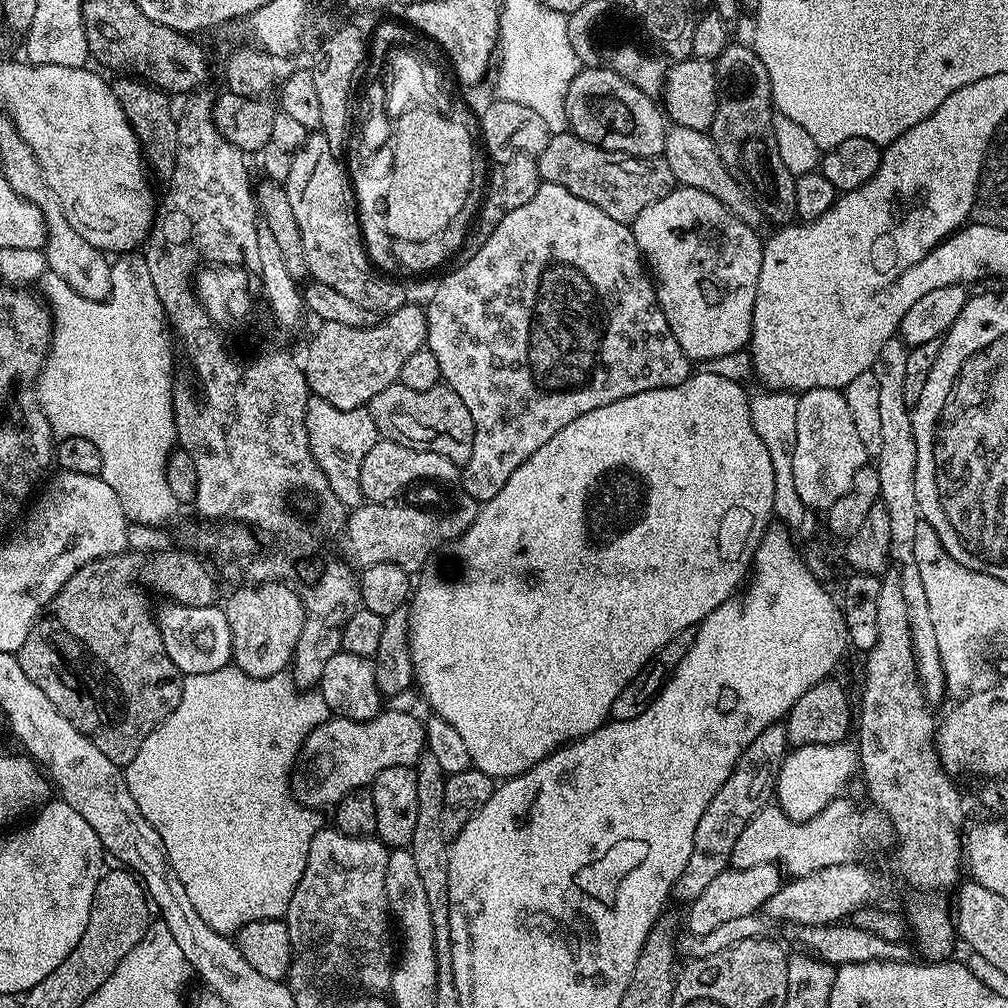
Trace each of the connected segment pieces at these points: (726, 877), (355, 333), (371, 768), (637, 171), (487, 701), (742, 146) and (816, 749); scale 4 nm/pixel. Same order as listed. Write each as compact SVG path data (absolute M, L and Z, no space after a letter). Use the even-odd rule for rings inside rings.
M759 864L749 868L729 866L722 874L718 874L718 878L714 878L714 882L710 882L710 886L706 886L706 890L702 890L702 894L698 894L696 900L691 901L688 920L686 916L687 931L694 936L701 936L724 925L727 920L757 915L770 894L780 889L781 883L781 869L774 864Z
M406 302L377 319L370 328L341 326L339 322L323 322L319 327L302 359L309 393L326 398L326 402L330 402L330 406L338 406L338 410L354 410L365 407L374 394L382 394L386 386L399 381L406 358L425 347L428 318L421 305L419 308Z
M382 710L369 720L341 720L329 718L313 730L303 744L300 745L300 755L296 758L296 767L290 772L290 787L292 797L303 808L317 810L331 809L339 804L340 799L350 794L355 788L368 788L382 770L390 766L415 766L420 756L426 750L424 742L424 724L416 716L408 712L388 712Z
M570 130L549 135L546 150L542 150L535 161L543 183L570 190L570 194L590 202L590 206L598 206L598 210L603 210L605 214L610 214L614 222L626 225L631 225L638 214L646 210L646 206L666 198L666 194L670 194L678 186L670 166L663 159L611 152L578 138Z
M697 371L678 386L642 390L642 394L618 398L618 402L610 402L610 406L598 406L598 410L574 418L574 422L562 426L546 446L538 446L538 450L506 478L506 486L502 486L494 498L481 503L474 526L451 545L452 569L449 572L425 571L419 577L420 585L417 588L415 585L410 596L408 618L408 649L412 655L414 684L417 689L420 687L431 711L458 730L462 742L466 742L466 750L470 750L472 767L479 772L493 778L516 776L546 759L548 753L598 730L611 717L614 698L626 690L630 681L653 658L659 657L666 642L682 634L682 630L695 629L710 613L718 610L718 606L737 595L753 567L760 539L774 520L774 466L770 466L770 454L760 446L752 425L750 396L744 393L744 388L738 381Z
M729 42L722 50L722 54L714 61L718 77L718 103L710 135L722 162L730 170L730 174L739 184L744 186L744 191L752 198L755 211L761 217L773 220L773 225L784 226L796 216L796 199L794 186L796 177L782 166L782 158L778 155L778 142L774 138L772 129L773 102L770 78L766 74L766 66L758 58L758 54L751 47L744 44Z
M849 743L804 746L789 751L776 777L776 802L789 819L799 822L816 817L830 801L839 799L859 769L859 755Z

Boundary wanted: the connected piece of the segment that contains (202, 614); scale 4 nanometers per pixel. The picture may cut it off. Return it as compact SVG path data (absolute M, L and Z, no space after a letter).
M164 602L160 609L155 609L154 615L166 646L166 654L170 654L170 662L174 662L184 676L223 672L232 664L230 622L223 607L216 604L182 606Z

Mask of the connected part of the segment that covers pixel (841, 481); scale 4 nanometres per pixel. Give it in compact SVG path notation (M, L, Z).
M815 388L799 393L798 422L796 423L796 445L794 446L794 487L798 489L798 498L810 510L827 510L850 490L854 474L869 463L870 457L866 446L858 439L858 429L854 426L854 417L850 415L850 406L846 406L843 391L838 388Z

